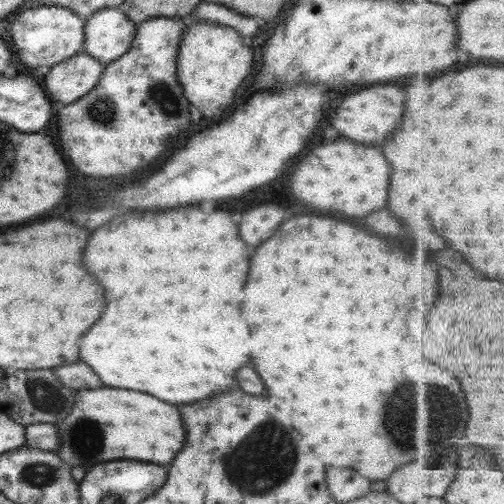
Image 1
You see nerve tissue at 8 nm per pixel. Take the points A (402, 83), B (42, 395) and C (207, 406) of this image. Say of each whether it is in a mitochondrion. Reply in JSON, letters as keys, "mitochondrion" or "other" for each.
{"A":"other","B":"mitochondrion","C":"other"}

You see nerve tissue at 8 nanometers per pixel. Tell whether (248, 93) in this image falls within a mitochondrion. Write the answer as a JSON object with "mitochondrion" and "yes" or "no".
{"mitochondrion":"no"}

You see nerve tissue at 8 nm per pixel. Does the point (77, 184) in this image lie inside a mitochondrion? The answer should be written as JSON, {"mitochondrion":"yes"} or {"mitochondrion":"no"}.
{"mitochondrion":"no"}

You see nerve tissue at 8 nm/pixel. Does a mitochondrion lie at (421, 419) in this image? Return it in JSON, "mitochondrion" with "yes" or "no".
{"mitochondrion":"yes"}

